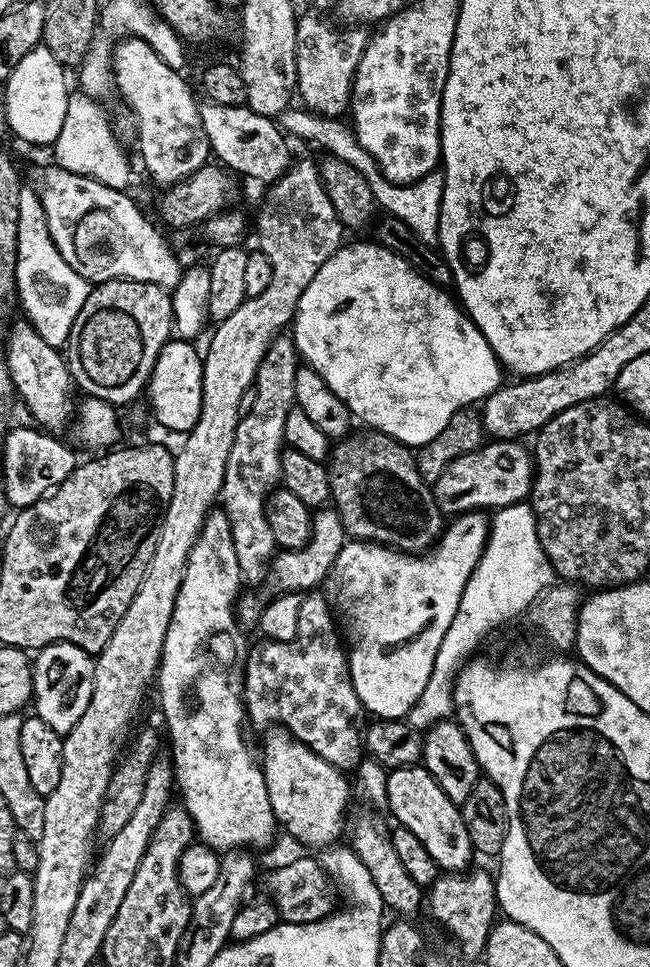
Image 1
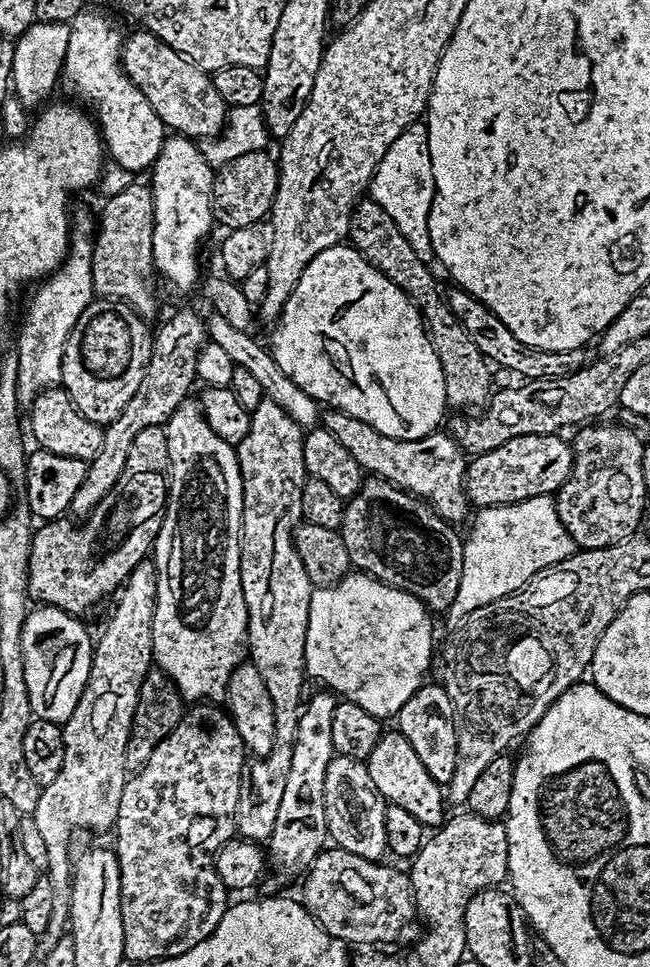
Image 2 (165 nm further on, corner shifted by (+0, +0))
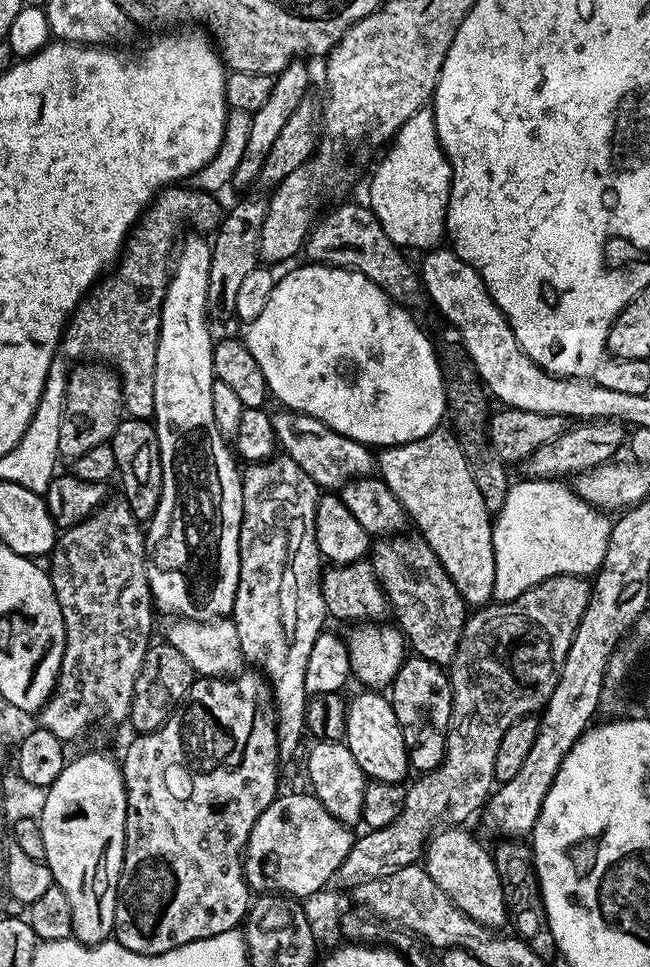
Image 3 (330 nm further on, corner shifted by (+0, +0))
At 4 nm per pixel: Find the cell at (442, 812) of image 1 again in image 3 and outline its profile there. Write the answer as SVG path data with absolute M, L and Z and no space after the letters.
M360 690L353 700L347 701L347 705L343 743L347 744L350 754L354 754L365 777L369 781L401 783L405 779L403 776L410 772L410 765L402 726L398 726L398 718L394 718L391 699L376 690Z

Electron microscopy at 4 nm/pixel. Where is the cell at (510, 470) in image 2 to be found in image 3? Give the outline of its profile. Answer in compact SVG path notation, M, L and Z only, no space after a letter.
M589 419L587 422L577 423L569 427L556 440L549 444L538 446L534 454L530 454L523 461L523 475L533 480L560 480L561 478L575 478L582 472L589 472L599 464L607 464L613 459L612 456L619 448L623 449L626 444L626 428L619 420L612 419Z

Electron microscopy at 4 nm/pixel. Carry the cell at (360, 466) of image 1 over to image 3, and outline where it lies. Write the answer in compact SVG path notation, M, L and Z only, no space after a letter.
M397 534L377 539L370 548L370 563L377 582L388 597L390 612L411 651L441 666L451 665L458 650L464 621L470 615L458 586L446 574L442 562L419 535Z

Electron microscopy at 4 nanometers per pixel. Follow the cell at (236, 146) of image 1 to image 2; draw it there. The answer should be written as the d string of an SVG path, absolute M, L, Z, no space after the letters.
M136 30L123 41L122 65L126 76L146 96L165 129L189 138L216 137L224 131L226 105L214 90L211 75L152 32Z

